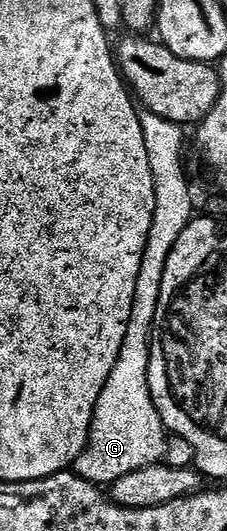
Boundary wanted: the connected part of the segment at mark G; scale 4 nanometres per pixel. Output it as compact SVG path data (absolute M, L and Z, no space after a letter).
M145 109L139 110L138 116L140 130L144 132L144 146L148 148L152 185L156 189L156 213L152 213L152 229L148 229L148 245L144 245L144 261L140 261L140 277L136 277L136 297L132 301L132 317L128 321L128 333L124 333L124 345L120 345L120 357L116 357L116 365L112 365L112 373L108 373L108 381L104 381L100 401L96 401L90 426L90 440L72 468L74 474L84 481L99 485L115 483L120 481L120 477L128 477L128 473L136 473L136 469L144 469L148 465L165 460L168 432L152 401L148 385L150 342L156 321L156 305L160 305L160 281L164 281L164 265L168 265L168 253L172 253L176 241L180 241L180 233L184 233L184 229L188 229L190 222L196 218L194 191L190 188L189 177L186 176L187 128L176 121L168 121L168 117L159 117L158 114Z

